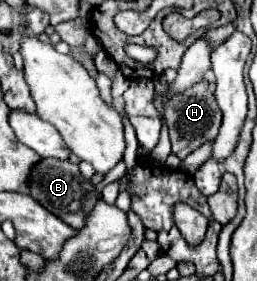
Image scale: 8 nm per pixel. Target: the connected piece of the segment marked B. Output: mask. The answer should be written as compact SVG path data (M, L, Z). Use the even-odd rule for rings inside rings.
M45 158L39 164L35 164L31 172L31 196L49 212L53 212L55 216L59 216L63 222L67 222L77 230L85 226L87 216L93 212L93 206L101 200L101 194L91 184L91 180L83 178L77 164L57 158Z

